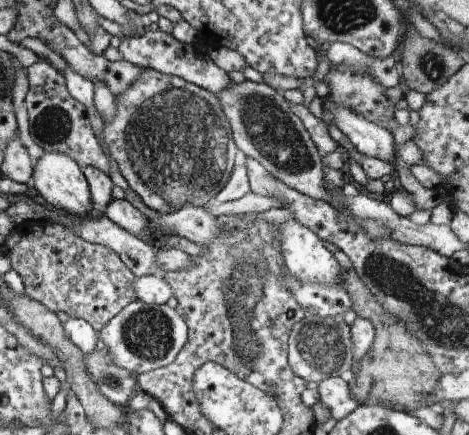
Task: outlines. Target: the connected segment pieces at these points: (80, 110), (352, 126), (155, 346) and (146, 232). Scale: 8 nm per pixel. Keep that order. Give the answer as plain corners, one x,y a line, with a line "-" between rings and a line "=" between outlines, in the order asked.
38,61
26,69
29,90
25,103
28,112
29,134
35,144
38,144
45,152
64,153
71,156
83,169
95,166
108,174
110,162
90,127
87,117
89,110
70,94
64,75
47,61
=
322,98
323,110
328,109
335,118
335,125
350,139
358,152
367,157
393,162
396,144
392,132
366,120
351,110
330,103
=
136,300
110,319
100,334
114,362
137,376
174,362
188,342
188,321
166,303
157,305
=
113,199
106,208
105,215
128,233
136,235
156,245
157,240
152,239
152,226
142,216
140,207
134,207
125,199

